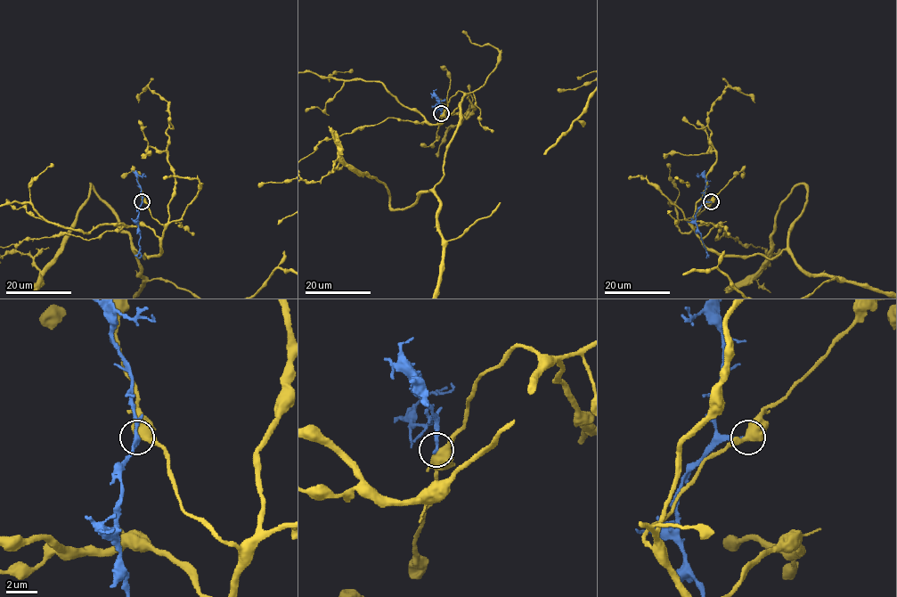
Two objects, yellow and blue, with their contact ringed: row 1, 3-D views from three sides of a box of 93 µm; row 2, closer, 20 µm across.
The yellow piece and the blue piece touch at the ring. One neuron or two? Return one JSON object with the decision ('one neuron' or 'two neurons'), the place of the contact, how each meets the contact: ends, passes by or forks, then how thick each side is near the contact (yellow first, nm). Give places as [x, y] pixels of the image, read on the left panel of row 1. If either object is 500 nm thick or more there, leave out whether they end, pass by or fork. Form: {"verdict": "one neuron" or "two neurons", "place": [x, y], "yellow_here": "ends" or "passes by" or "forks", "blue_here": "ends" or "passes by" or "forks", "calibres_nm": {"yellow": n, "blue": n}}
{"verdict": "two neurons", "place": [142, 201], "calibres_nm": {"yellow": 500, "blue": 240}}

